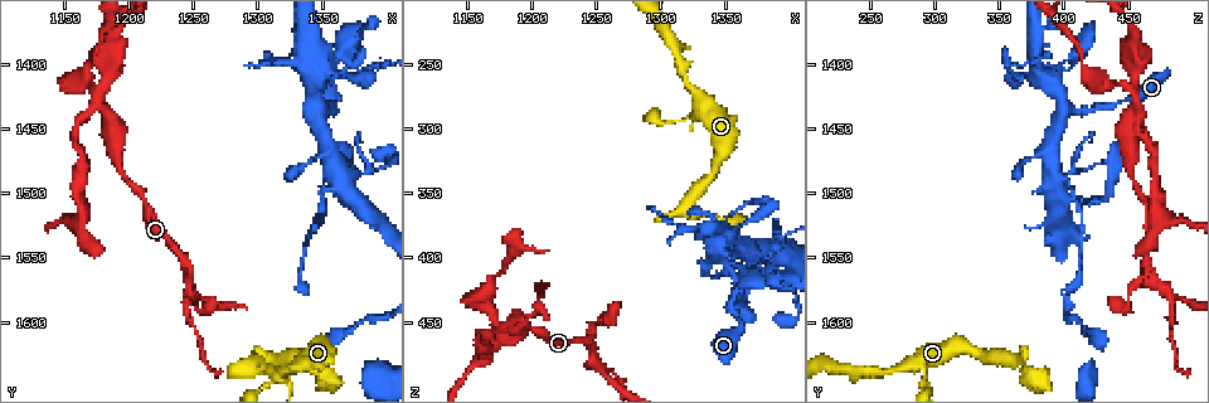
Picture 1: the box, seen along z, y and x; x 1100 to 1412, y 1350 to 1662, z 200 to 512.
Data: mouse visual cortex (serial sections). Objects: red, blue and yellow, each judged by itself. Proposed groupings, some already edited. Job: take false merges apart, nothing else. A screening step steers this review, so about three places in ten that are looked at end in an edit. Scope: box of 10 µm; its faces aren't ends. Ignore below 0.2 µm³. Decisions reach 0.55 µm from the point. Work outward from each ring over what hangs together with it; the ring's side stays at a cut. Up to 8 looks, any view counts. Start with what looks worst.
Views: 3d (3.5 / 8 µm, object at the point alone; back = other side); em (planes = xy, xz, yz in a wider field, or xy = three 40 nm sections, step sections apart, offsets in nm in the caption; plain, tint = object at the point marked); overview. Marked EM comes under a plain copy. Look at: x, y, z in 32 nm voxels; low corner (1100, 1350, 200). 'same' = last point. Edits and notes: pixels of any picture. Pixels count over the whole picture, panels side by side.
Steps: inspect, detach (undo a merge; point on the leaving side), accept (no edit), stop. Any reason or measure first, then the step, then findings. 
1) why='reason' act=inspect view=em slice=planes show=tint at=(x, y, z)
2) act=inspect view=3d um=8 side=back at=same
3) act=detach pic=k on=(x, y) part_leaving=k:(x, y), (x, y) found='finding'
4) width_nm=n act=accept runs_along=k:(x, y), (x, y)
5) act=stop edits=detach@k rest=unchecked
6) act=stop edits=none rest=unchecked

why='four or more arms meet' act=inspect view=3d um=8 at=(1174, 1430, 454)

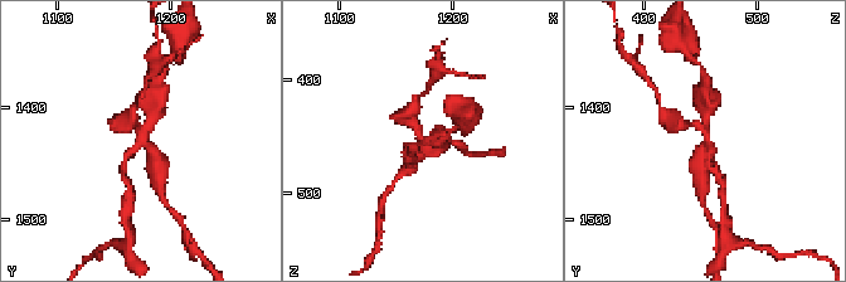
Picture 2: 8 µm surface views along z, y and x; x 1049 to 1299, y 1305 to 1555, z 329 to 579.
act=inspect view=3d um=3.5 at=same

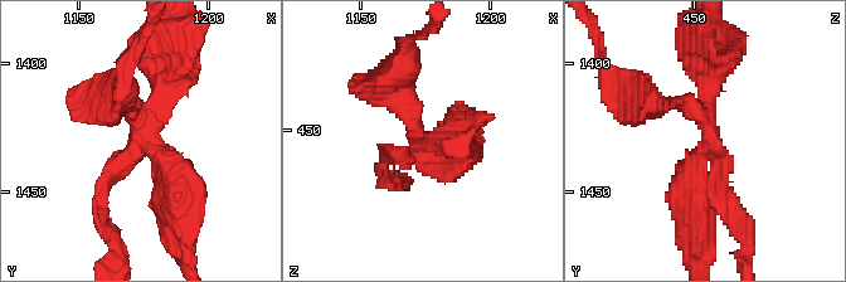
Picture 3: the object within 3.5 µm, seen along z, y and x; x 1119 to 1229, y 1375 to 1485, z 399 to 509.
arms=4 arm_widths_nm=150,200,250,300 act=inspect view=em slice=xy step=1 show=tint at=(1176, 1432, 455)

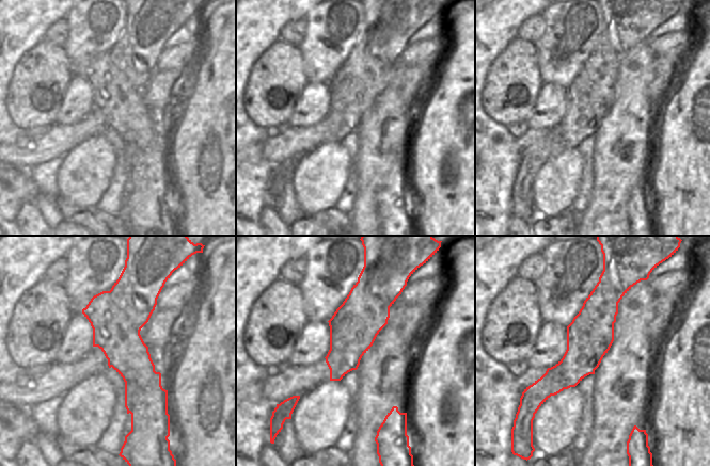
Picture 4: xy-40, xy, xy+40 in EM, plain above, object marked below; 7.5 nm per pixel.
width_nm=360 act=detach pic=3 on=(704, 57) part_leaving=3:(709, 145), (744, 238) found='a second cell is stuck on'

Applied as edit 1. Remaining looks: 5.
act=inspect view=overview

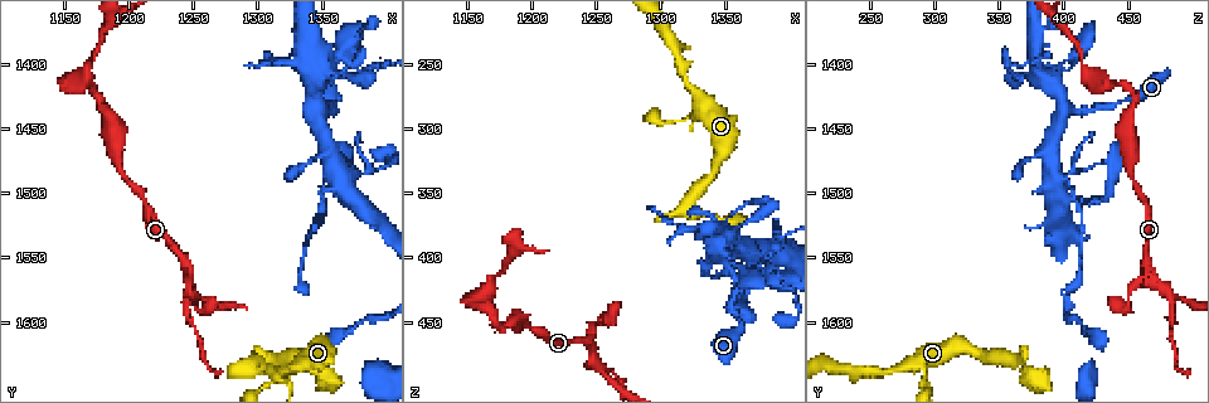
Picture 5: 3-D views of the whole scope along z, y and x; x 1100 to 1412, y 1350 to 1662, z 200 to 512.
why='abrupt turn' act=inspect view=3d um=3.5 at=(1368, 1394, 412)

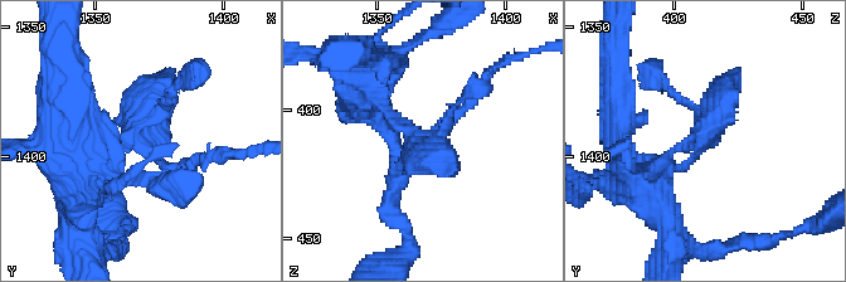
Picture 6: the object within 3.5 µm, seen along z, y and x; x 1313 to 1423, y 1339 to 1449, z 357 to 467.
why='need the tissue' act=inspect view=em slice=xy step=2 show=tint at=(1367, 1394, 410)

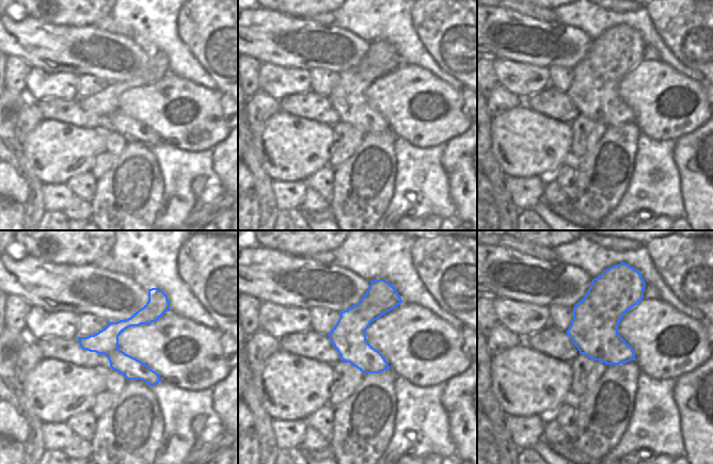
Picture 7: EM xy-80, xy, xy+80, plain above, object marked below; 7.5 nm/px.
act=accept runs_along=7:(159, 293), (141, 317), (82, 344) found='one cell here'

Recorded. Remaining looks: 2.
why='sharp bend' act=inspect view=3d um=3.5 at=(1324, 1628, 362)

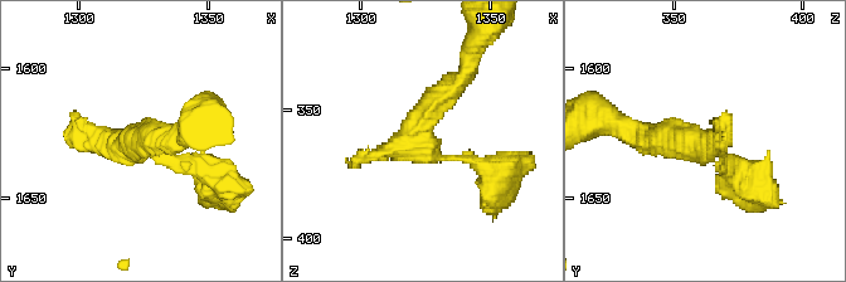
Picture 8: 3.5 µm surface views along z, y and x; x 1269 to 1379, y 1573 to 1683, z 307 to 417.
act=accept runs_along=8:(636, 137), (714, 145), (737, 169) found='continuous, no second cell'

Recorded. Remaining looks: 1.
act=stop edits=detach@3 rest=unchecked

